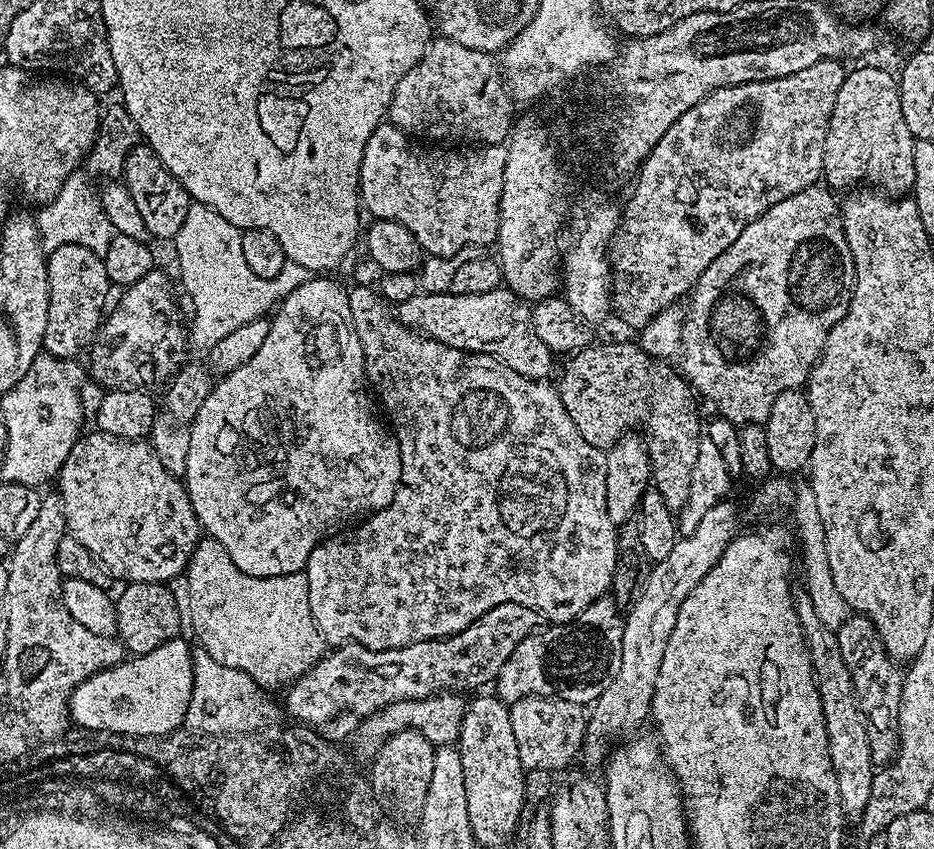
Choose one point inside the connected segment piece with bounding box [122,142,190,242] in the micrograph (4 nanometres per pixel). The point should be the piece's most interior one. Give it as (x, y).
(163, 202)

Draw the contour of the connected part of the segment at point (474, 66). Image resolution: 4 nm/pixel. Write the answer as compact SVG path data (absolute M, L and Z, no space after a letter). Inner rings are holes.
M433 39L416 65L398 82L387 119L408 136L424 142L504 144L514 123L514 101L501 65L492 60L489 53L462 46L462 42Z

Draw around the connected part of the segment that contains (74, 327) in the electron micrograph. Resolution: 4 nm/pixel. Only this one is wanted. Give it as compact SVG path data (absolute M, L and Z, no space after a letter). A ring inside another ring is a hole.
M58 246L58 250L47 253L48 261L48 285L50 286L50 314L46 322L46 334L44 335L44 348L47 355L67 356L69 358L79 357L80 351L87 349L96 338L102 317L105 315L104 303L108 300L108 275L102 257L86 250L86 246Z

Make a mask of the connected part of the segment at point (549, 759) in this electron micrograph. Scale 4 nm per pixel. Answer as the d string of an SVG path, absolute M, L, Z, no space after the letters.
M527 696L510 707L510 726L518 742L518 758L529 768L567 769L572 759L581 755L584 732L588 729L586 708L583 704L557 700L550 696Z

